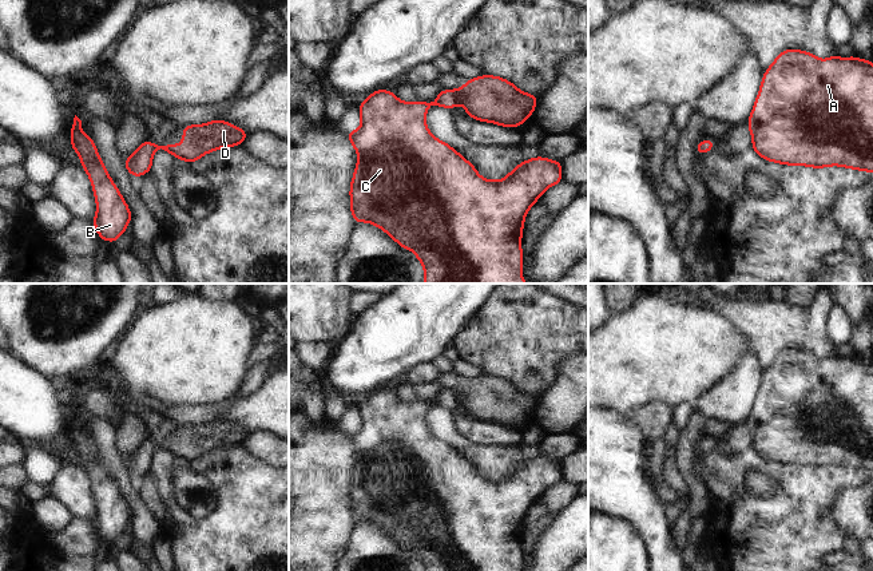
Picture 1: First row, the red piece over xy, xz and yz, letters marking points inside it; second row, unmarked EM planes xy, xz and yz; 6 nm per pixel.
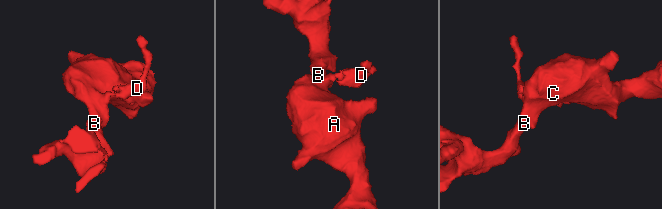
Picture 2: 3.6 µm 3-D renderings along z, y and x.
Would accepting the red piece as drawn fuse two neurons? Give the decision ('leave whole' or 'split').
split

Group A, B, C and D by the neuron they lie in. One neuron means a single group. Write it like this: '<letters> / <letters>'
A B C / D

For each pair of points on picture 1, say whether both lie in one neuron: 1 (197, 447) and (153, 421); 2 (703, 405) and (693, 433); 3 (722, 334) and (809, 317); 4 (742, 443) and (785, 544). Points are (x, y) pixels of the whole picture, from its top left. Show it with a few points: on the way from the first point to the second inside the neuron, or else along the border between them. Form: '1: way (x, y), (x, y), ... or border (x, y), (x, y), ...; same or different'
1: way (186, 441), (174, 439), (163, 432); same
2: border (695, 408), (706, 419); different
3: border (713, 312), (726, 317), (749, 341), (753, 351); different
4: border (717, 448), (726, 453), (739, 453), (750, 449); different

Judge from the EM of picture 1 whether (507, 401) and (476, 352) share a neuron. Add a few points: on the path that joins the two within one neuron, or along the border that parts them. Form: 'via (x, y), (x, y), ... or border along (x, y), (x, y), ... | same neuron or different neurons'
border along (483, 373), (502, 376), (518, 388) | different neurons

